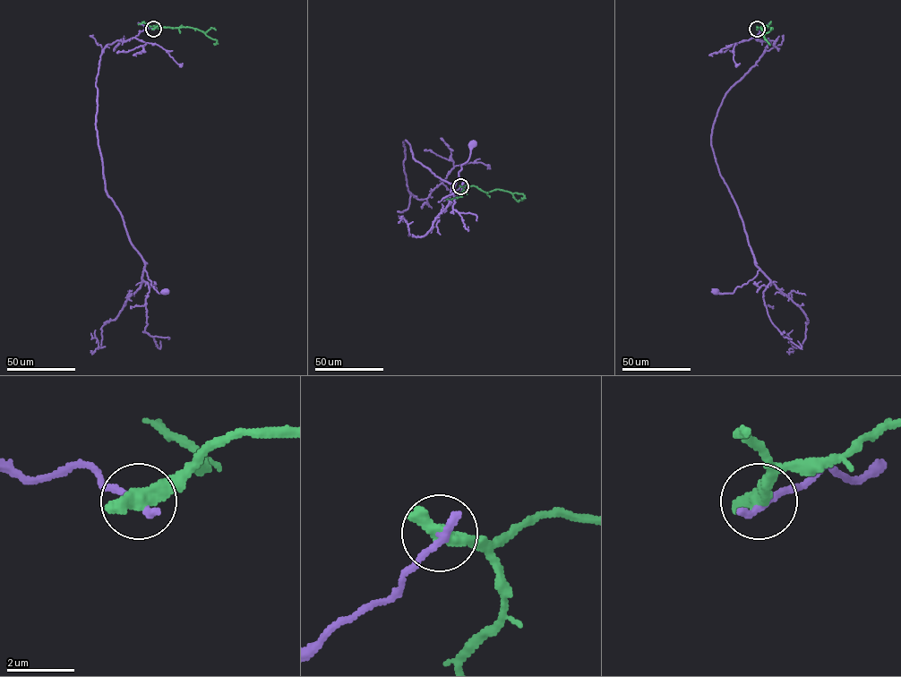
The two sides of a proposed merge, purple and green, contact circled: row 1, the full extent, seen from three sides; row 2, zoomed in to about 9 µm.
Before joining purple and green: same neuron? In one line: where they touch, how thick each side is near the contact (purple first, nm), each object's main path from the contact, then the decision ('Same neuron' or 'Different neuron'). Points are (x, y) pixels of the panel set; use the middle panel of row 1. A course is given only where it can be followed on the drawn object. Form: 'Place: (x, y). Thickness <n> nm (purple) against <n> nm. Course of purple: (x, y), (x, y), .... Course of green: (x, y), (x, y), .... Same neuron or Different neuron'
Place: (460, 186). Thickness 280 nm (purple) against 600 nm. Course of purple: (460, 186), (452, 192), (441, 184), (417, 199), (407, 185), (403, 142), (452, 188), (473, 144). Course of green: (460, 186), (475, 185), (485, 192), (499, 189), (523, 193), (524, 196), (521, 197). Different neuron

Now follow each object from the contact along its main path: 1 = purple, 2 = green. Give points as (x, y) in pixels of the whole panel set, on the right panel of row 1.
1: (757, 29), (763, 29), (754, 37), (770, 44), (725, 94), (711, 145), (759, 269), (733, 293), (716, 292)
2: (757, 29), (756, 26), (763, 27), (759, 27), (768, 43)

